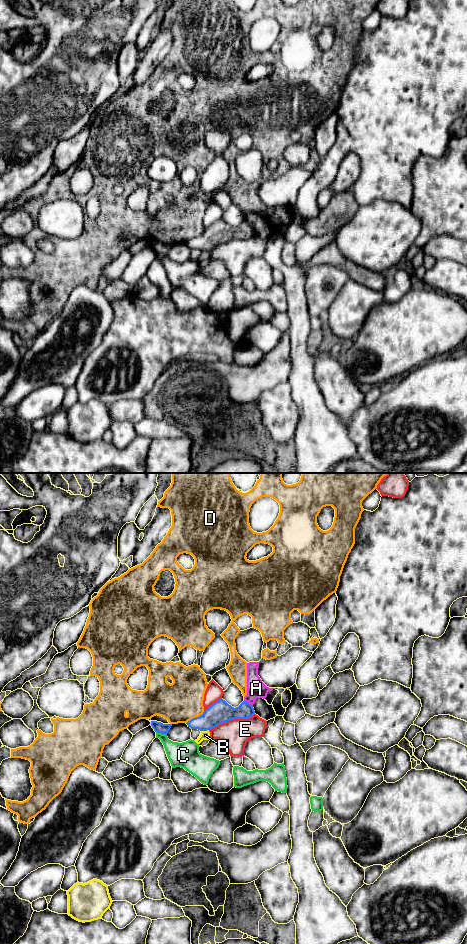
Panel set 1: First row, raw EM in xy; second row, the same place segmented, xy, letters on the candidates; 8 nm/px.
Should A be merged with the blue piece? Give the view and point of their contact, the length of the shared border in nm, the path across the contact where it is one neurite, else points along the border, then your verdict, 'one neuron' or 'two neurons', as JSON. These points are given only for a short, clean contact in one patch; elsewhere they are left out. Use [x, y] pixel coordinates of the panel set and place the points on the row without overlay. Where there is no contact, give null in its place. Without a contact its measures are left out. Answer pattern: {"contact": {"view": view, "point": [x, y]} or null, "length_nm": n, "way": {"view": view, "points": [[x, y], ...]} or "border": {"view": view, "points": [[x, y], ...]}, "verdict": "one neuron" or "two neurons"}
{"contact": {"view": "xy", "point": [247, 222]}, "length_nm": 90, "border": {"view": "xy", "points": [[244, 219], [252, 225]]}, "verdict": "two neurons"}

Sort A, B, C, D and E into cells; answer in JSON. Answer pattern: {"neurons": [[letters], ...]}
{"neurons": [["A", "D"], ["B"], ["C"], ["E"]]}

